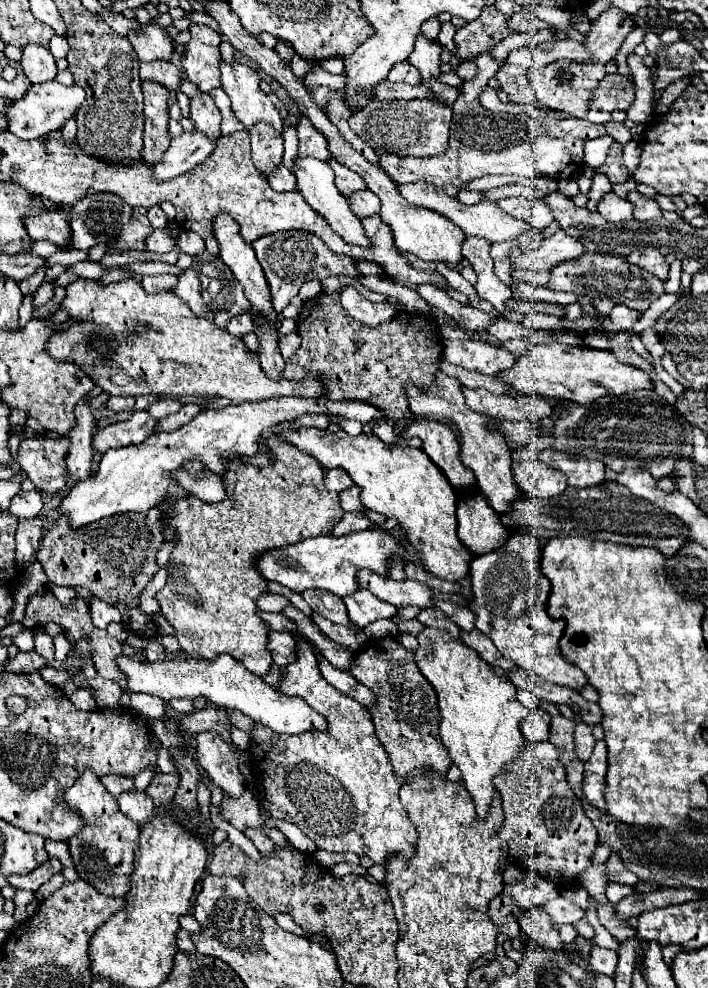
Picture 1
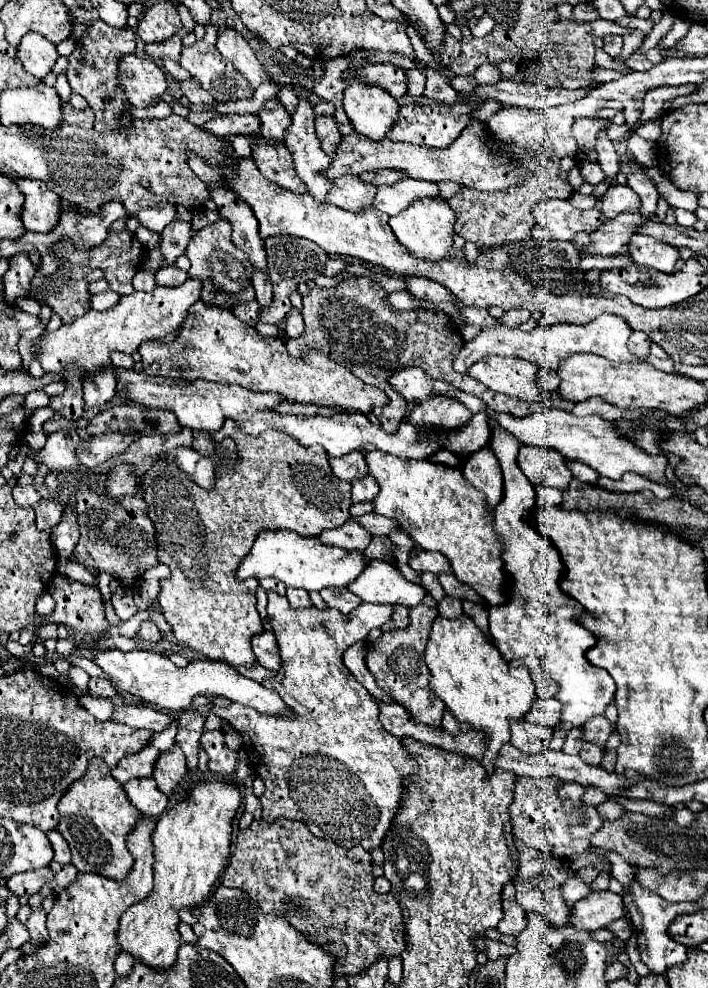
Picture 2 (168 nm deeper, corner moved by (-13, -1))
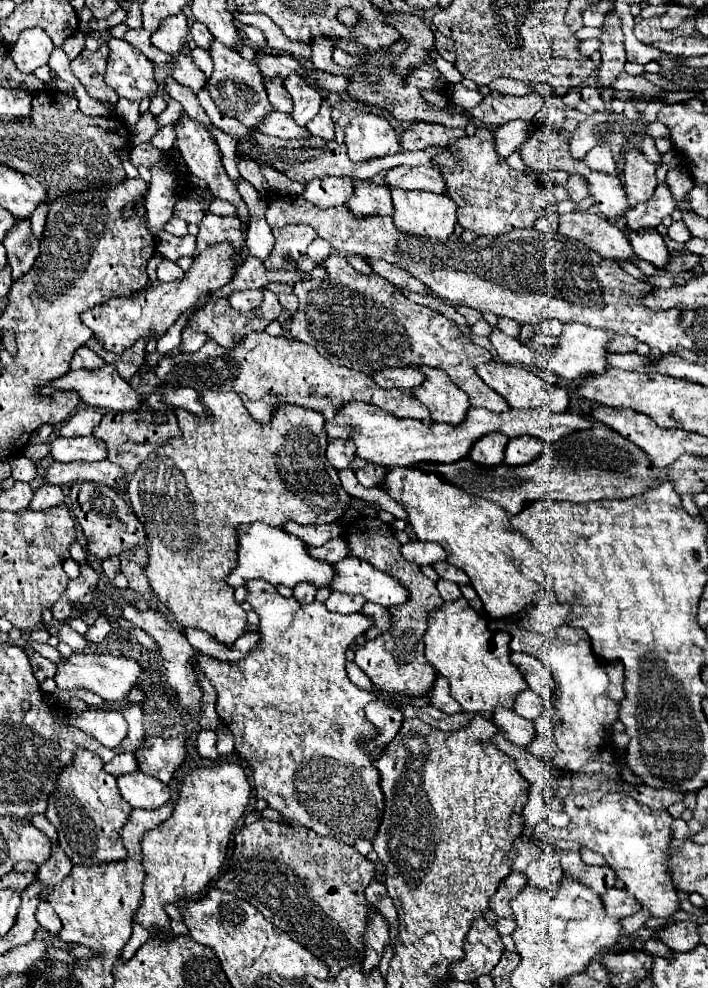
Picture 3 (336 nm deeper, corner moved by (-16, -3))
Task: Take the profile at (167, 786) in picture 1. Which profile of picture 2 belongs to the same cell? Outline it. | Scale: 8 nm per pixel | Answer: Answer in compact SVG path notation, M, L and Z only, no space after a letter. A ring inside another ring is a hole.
M175 745L171 751L161 753L161 757L157 759L157 769L153 773L153 779L157 781L157 787L161 793L171 795L173 789L183 781L185 773L187 773L185 755Z

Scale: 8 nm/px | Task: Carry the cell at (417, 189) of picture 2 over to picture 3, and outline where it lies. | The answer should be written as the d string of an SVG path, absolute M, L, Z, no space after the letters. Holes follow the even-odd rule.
M362 181L354 195L348 199L346 209L356 217L368 217L368 215L392 215L392 197L390 189L386 185L374 185L370 181Z

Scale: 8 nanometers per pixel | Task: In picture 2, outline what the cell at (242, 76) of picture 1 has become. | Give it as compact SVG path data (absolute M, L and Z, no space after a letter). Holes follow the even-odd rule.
M219 29L217 49L223 55L223 59L229 61L247 79L251 91L255 91L261 83L267 83L271 79L271 75L255 57L255 51L235 29Z

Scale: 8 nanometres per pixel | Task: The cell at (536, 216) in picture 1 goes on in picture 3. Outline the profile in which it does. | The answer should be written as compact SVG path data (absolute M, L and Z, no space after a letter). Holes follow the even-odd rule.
M574 211L560 215L560 235L582 241L600 257L616 263L636 259L628 235L616 223L598 213Z

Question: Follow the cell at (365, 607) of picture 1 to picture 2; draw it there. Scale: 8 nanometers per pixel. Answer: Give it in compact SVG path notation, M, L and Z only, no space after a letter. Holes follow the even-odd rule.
M273 591L267 595L267 613L281 649L283 669L279 669L277 675L263 685L275 689L281 699L297 713L297 719L263 715L237 703L227 709L213 707L213 713L227 719L241 733L251 765L257 775L263 777L267 789L261 795L261 807L263 819L267 823L275 823L281 817L299 819L307 823L315 837L333 841L341 847L361 845L365 851L381 847L393 819L401 811L407 779L409 775L417 773L417 763L409 759L401 739L385 731L385 727L377 721L377 703L371 699L369 691L347 671L341 655L345 647L365 639L371 629L387 623L393 615L393 605L361 603L357 609L343 615L337 609L293 609L287 597L281 597Z

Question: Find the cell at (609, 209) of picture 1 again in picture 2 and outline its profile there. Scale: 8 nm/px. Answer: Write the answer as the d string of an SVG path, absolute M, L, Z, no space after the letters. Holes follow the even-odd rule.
M611 185L601 199L601 213L607 219L615 219L623 211L639 211L641 199L627 185Z

